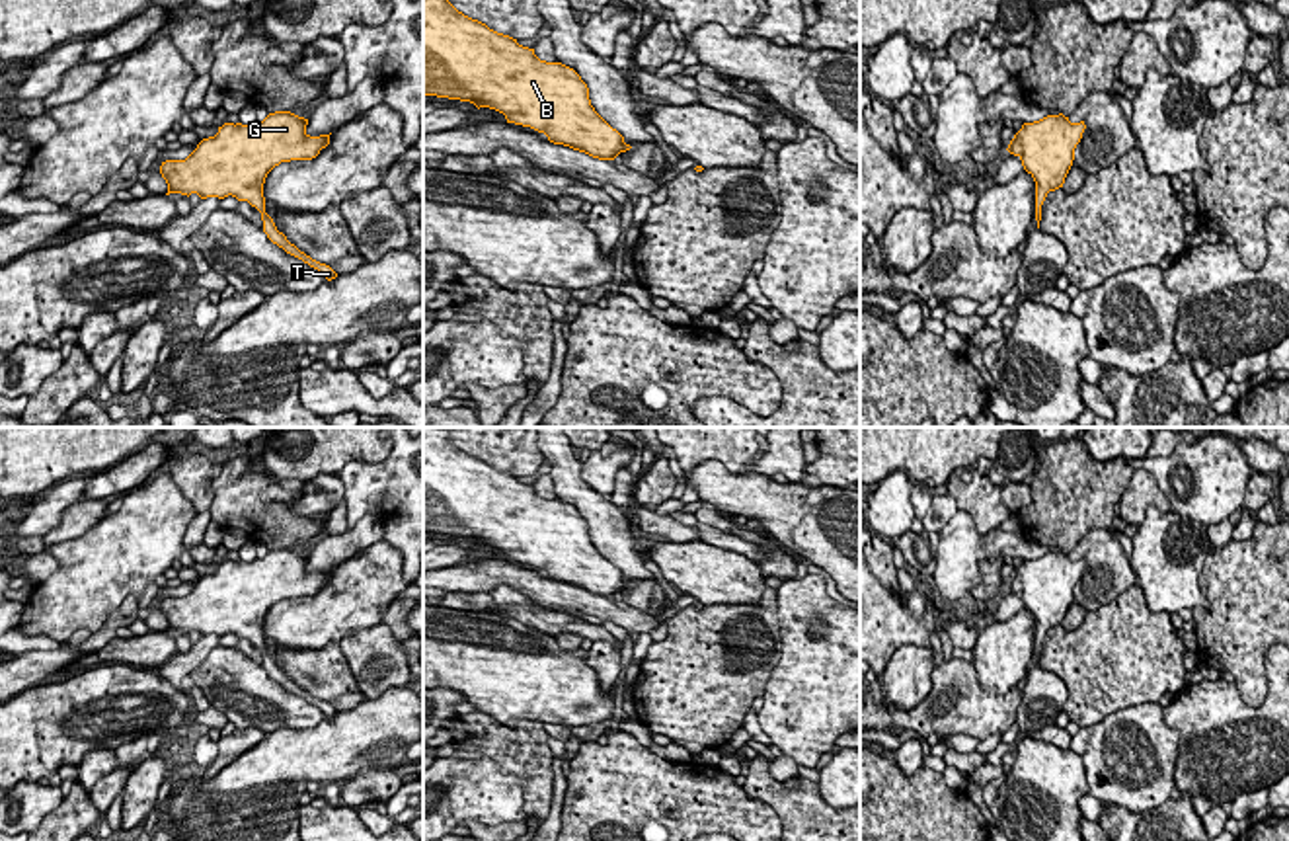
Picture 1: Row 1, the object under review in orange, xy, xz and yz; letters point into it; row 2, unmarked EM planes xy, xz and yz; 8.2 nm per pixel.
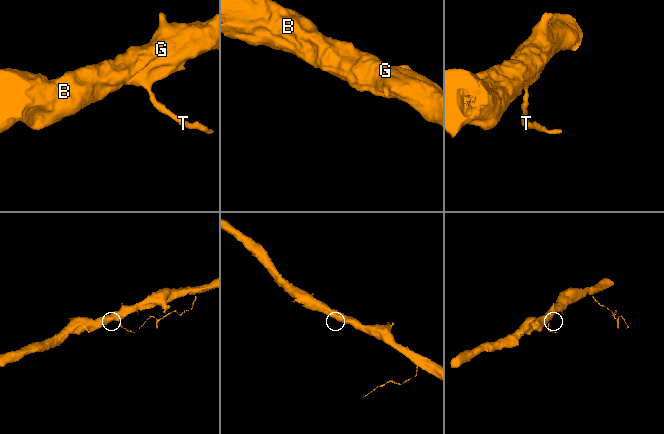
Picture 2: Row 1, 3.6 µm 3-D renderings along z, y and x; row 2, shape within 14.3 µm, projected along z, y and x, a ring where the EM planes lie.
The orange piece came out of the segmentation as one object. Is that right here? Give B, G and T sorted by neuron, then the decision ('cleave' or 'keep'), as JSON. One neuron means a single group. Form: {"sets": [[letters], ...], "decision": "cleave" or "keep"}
{"sets": [["B", "G"], ["T"]], "decision": "cleave"}

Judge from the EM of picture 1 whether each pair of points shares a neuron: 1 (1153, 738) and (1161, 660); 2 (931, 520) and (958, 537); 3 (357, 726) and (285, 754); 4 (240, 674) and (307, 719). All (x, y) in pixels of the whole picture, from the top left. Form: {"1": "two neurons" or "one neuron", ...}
{"1": "two neurons", "2": "two neurons", "3": "one neuron", "4": "one neuron"}

